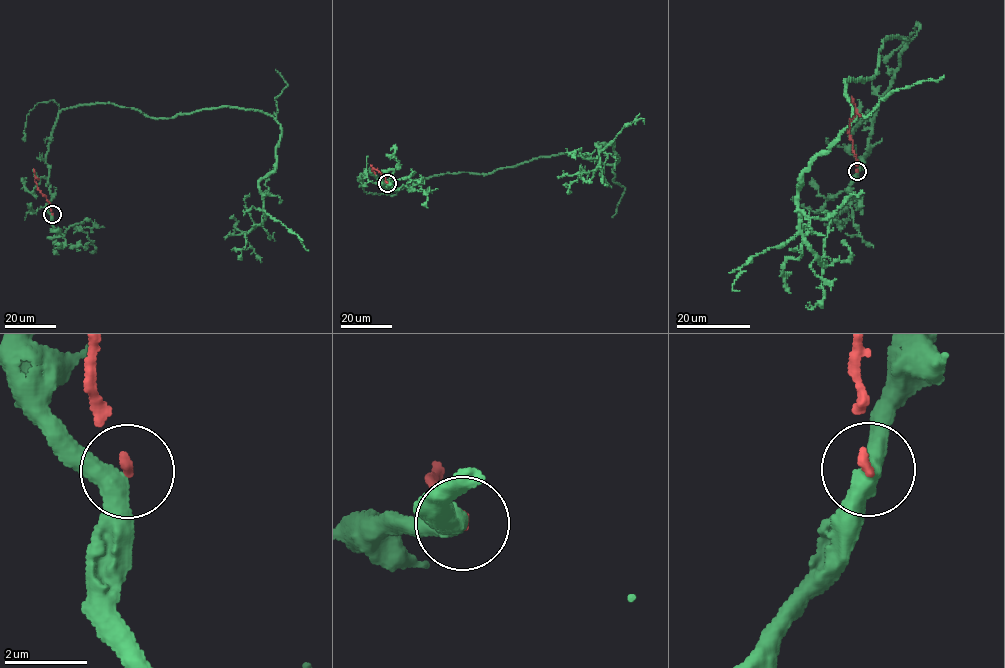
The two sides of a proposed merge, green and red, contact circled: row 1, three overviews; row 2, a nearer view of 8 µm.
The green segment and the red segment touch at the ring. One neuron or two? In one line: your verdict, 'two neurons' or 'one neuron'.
two neurons

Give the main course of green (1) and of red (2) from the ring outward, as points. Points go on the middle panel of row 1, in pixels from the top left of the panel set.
1: (387, 183), (561, 154), (613, 165), (614, 144), (595, 144), (599, 164), (578, 175), (593, 172)
2: (387, 183), (378, 171), (374, 168), (371, 170), (371, 164)

